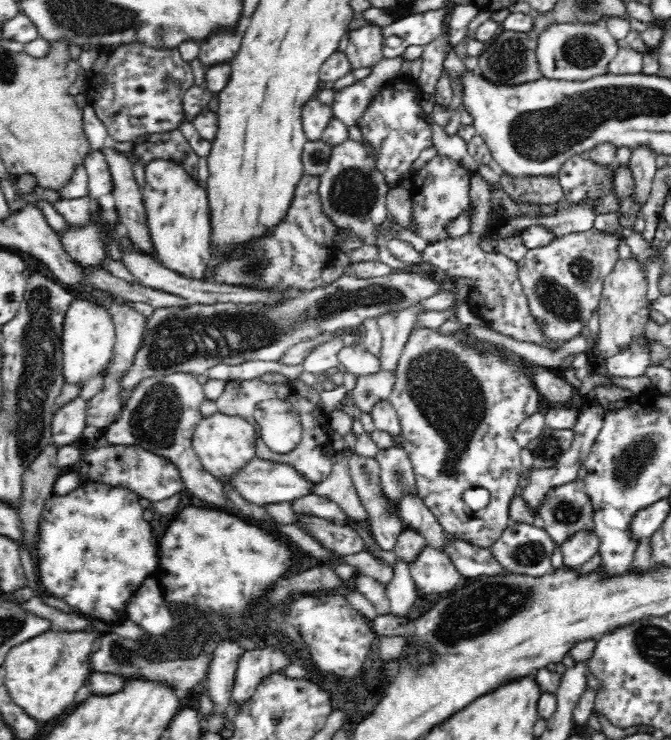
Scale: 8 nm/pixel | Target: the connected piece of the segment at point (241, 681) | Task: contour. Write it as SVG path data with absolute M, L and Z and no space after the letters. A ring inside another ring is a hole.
M274 644L254 650L244 649L237 665L232 698L237 708L250 702L260 680L291 664L288 656Z

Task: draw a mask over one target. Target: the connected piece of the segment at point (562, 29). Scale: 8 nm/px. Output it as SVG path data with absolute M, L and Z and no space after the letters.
M552 22L540 30L535 51L541 77L549 81L588 81L608 73L608 64L617 56L620 43L600 22Z

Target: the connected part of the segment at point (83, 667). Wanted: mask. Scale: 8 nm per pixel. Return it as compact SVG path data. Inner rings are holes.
M50 629L13 646L4 660L4 686L14 704L24 709L36 722L50 722L72 710L76 691L88 680L88 660L92 644L102 634L92 632L66 632Z

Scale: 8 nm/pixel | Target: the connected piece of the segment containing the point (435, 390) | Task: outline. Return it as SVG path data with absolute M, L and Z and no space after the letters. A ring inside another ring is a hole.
M414 326L412 327L413 330L410 331L408 341L406 341L395 370L394 388L392 388L388 399L395 408L396 416L400 421L401 432L404 438L402 447L405 451L408 451L409 457L411 458L411 463L416 475L416 484L419 487L419 496L423 500L423 503L432 511L432 514L438 519L444 531L448 532L448 535L452 538L457 541L468 542L469 545L491 548L496 544L498 538L502 537L503 531L506 531L515 523L508 517L508 504L510 504L510 498L519 491L518 480L520 480L522 476L526 476L527 471L520 463L521 446L516 442L513 434L516 432L517 426L524 419L538 412L538 405L542 404L542 402L540 402L541 394L534 385L534 377L530 378L530 374L526 372L526 368L522 366L522 362L504 356L504 352L500 352L497 348L480 347L476 341L467 340L465 335L461 334L441 336L437 332L438 328L435 330L432 330L432 328L418 328L418 330L416 330ZM472 487L486 488L486 490L490 492L490 500L484 510L474 512L464 504L462 495L466 490Z

